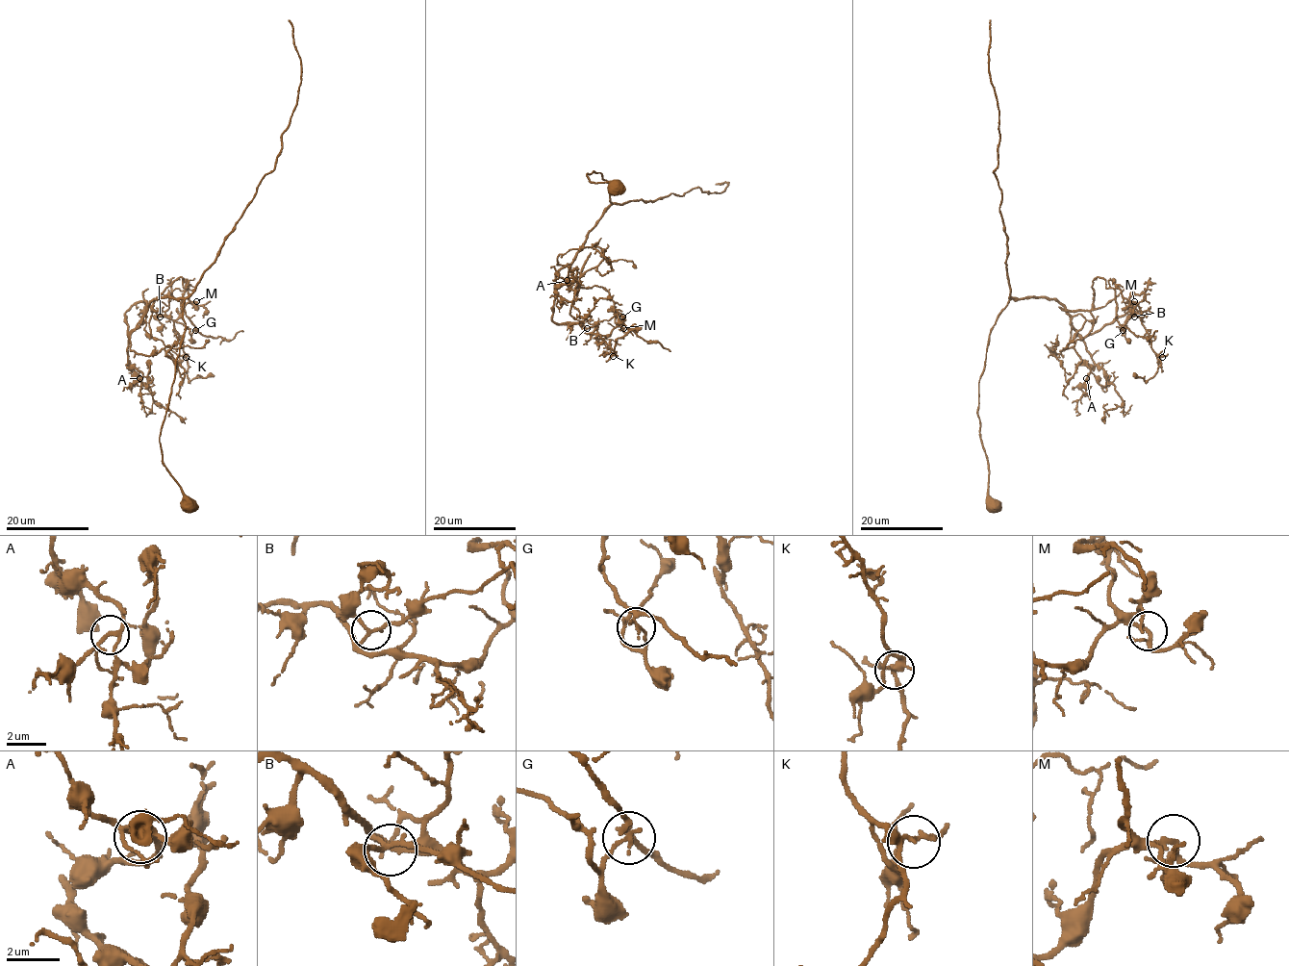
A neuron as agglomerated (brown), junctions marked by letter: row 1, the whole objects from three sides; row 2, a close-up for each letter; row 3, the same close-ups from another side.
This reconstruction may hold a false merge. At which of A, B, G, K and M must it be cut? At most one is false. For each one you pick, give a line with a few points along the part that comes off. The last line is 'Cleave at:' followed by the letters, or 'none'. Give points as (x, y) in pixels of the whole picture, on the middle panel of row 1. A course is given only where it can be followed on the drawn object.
G: course (623, 317), (607, 311), (614, 306), (604, 290), (576, 288), (593, 266), (602, 275), (612, 270), (607, 262)
Cleave at: G

